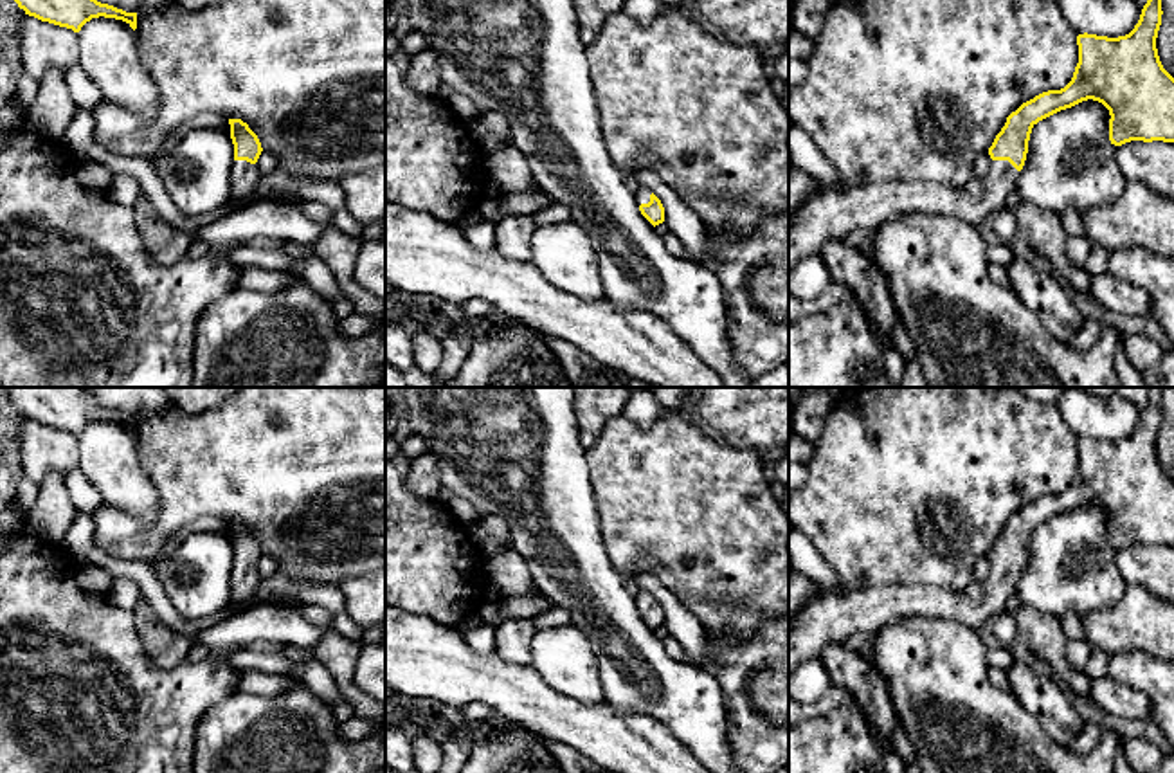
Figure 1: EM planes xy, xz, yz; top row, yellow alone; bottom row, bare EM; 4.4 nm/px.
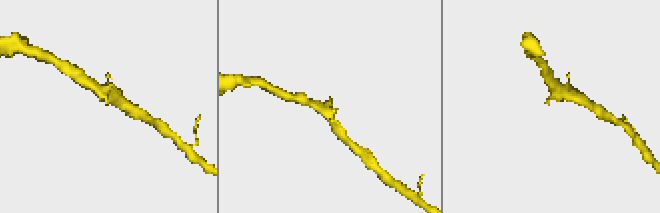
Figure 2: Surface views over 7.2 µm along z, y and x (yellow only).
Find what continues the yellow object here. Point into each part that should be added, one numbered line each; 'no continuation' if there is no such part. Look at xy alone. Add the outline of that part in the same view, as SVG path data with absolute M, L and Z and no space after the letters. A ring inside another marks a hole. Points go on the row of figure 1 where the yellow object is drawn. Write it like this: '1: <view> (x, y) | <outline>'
1: xy (245, 177) | M234 160L230 169L232 200L238 204L254 200L259 178L261 173L256 164Z

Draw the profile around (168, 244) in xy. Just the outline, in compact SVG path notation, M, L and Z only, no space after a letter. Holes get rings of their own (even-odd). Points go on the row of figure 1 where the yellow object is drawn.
M140 196L133 207L137 227L148 252L162 265L175 265L187 256L194 241L193 229L178 229L157 214L146 196Z

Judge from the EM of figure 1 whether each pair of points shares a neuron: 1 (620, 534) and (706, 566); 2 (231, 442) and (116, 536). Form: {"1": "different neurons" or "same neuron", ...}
{"1": "same neuron", "2": "same neuron"}

